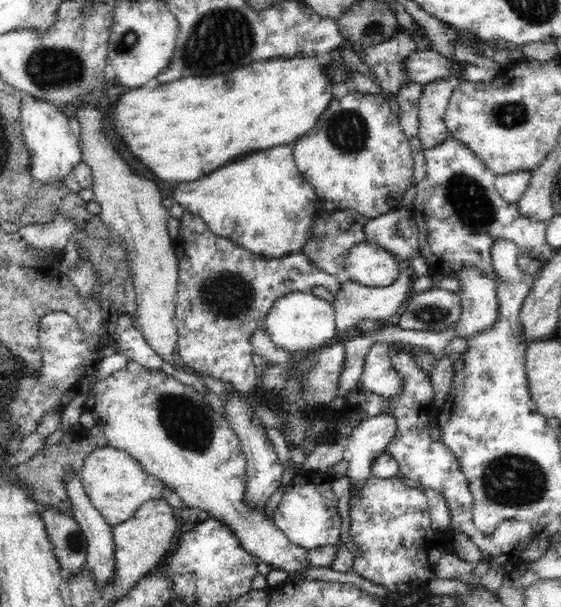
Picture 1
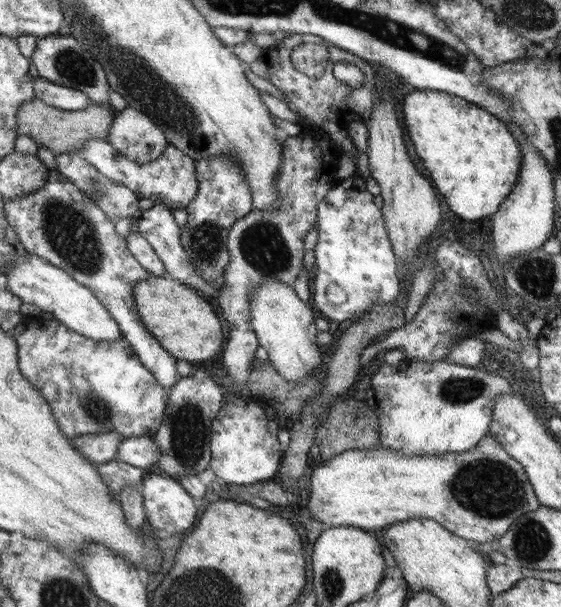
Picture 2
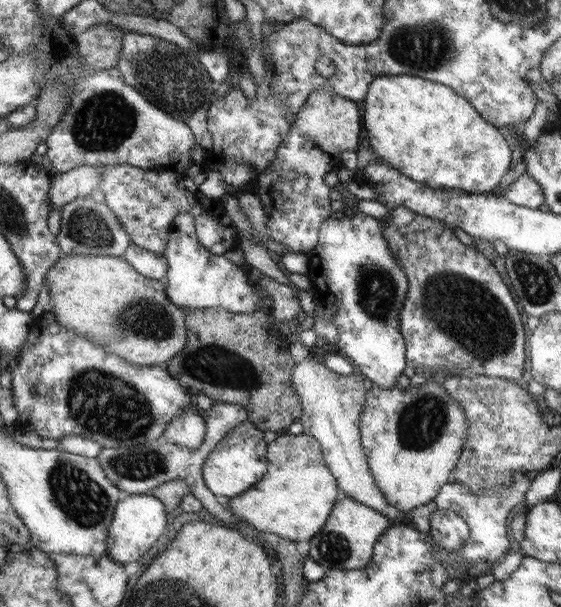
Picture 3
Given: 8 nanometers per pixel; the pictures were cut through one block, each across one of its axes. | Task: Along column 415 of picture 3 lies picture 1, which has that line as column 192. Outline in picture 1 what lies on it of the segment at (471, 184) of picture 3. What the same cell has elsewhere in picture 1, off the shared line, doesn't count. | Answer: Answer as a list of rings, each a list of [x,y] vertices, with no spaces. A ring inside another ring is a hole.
[[[292,55],[284,57],[272,57],[268,60],[252,61],[247,65],[242,65],[240,68],[235,68],[228,71],[227,73],[220,73],[219,75],[187,76],[182,77],[180,80],[168,81],[167,83],[150,84],[144,85],[137,89],[130,89],[126,91],[122,96],[120,96],[120,98],[116,102],[114,102],[114,104],[112,104],[112,121],[114,121],[114,131],[116,131],[116,133],[118,133],[120,137],[122,137],[122,143],[124,143],[124,147],[128,147],[128,151],[132,152],[132,155],[136,157],[137,162],[144,164],[144,167],[148,168],[148,171],[152,172],[152,174],[160,178],[160,180],[164,180],[164,182],[172,182],[172,184],[178,184],[180,180],[196,180],[198,177],[204,176],[204,172],[212,172],[212,170],[216,170],[217,168],[220,168],[221,166],[224,166],[229,162],[244,158],[249,154],[257,153],[258,151],[263,151],[267,148],[275,147],[276,145],[295,142],[295,140],[298,140],[301,136],[304,136],[314,126],[314,124],[318,122],[320,114],[322,114],[325,108],[328,108],[328,104],[330,104],[331,100],[333,99],[332,88],[334,88],[334,85],[332,85],[332,79],[330,79],[330,75],[328,75],[328,70],[326,68],[326,65],[324,65],[324,61],[326,61],[326,58],[317,57],[316,55]]]

